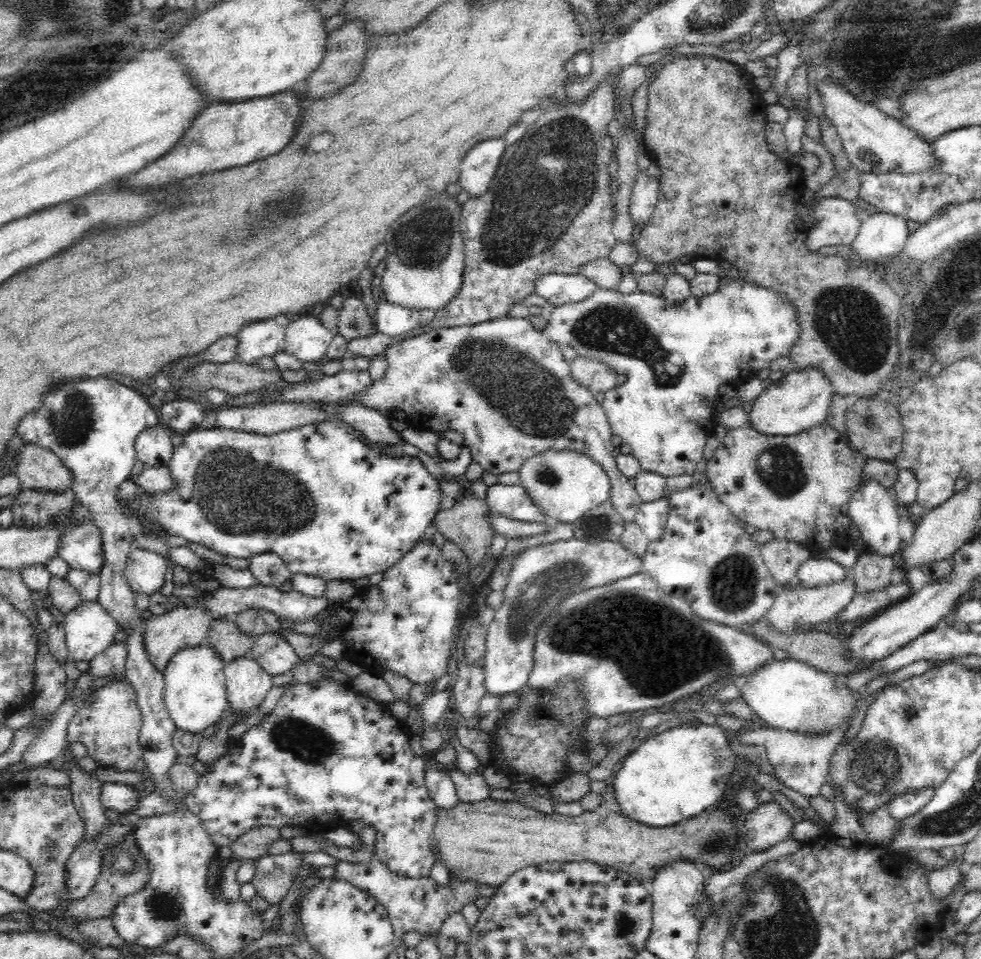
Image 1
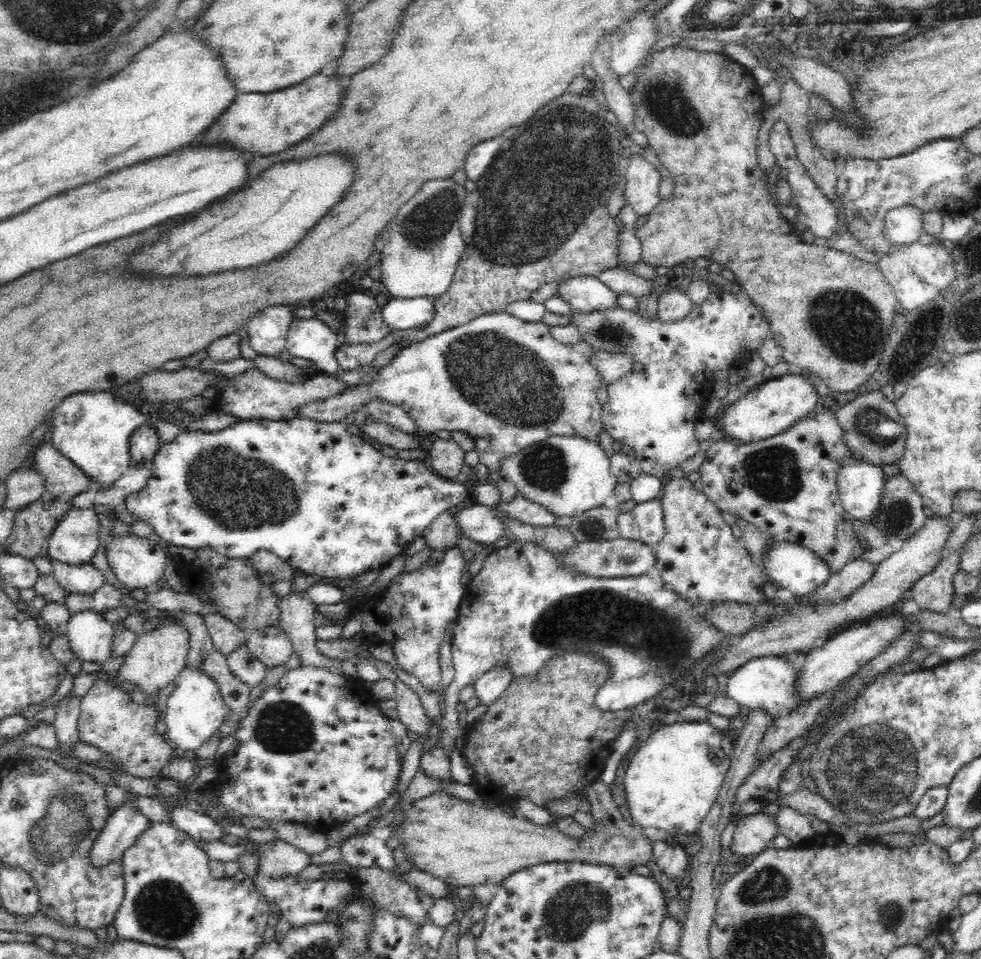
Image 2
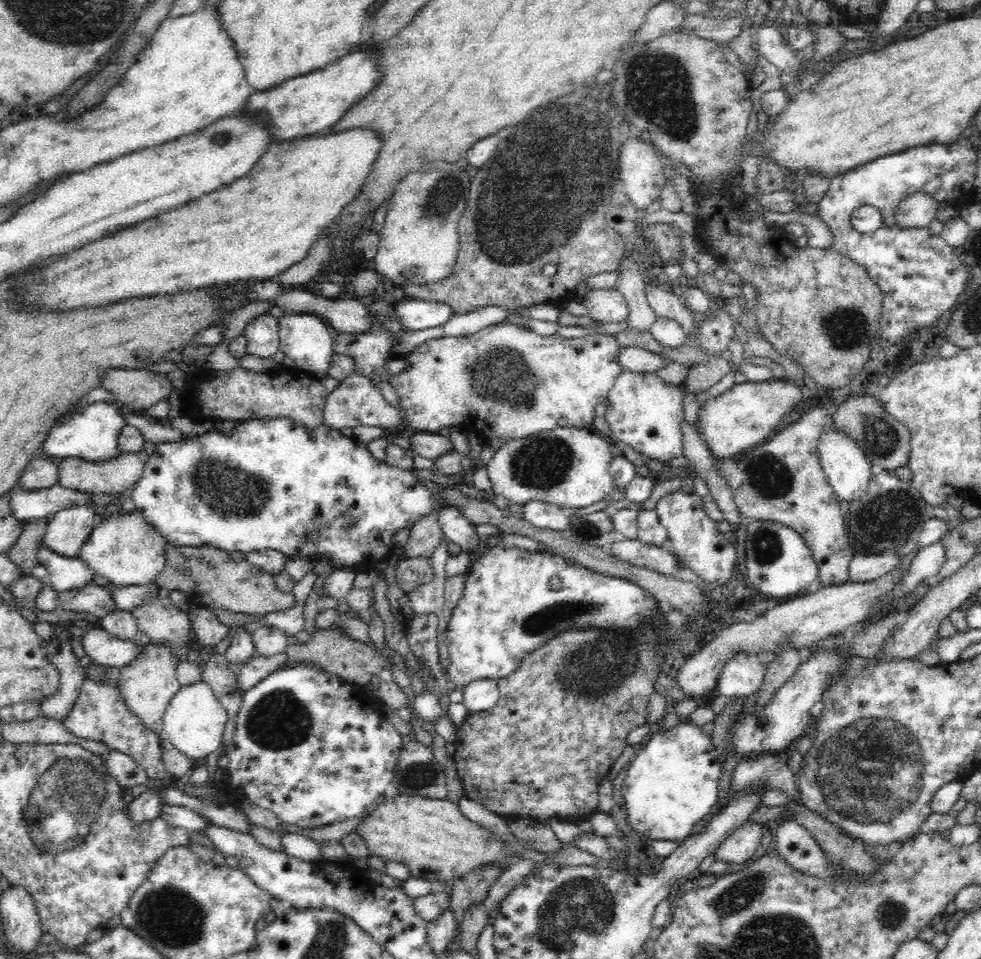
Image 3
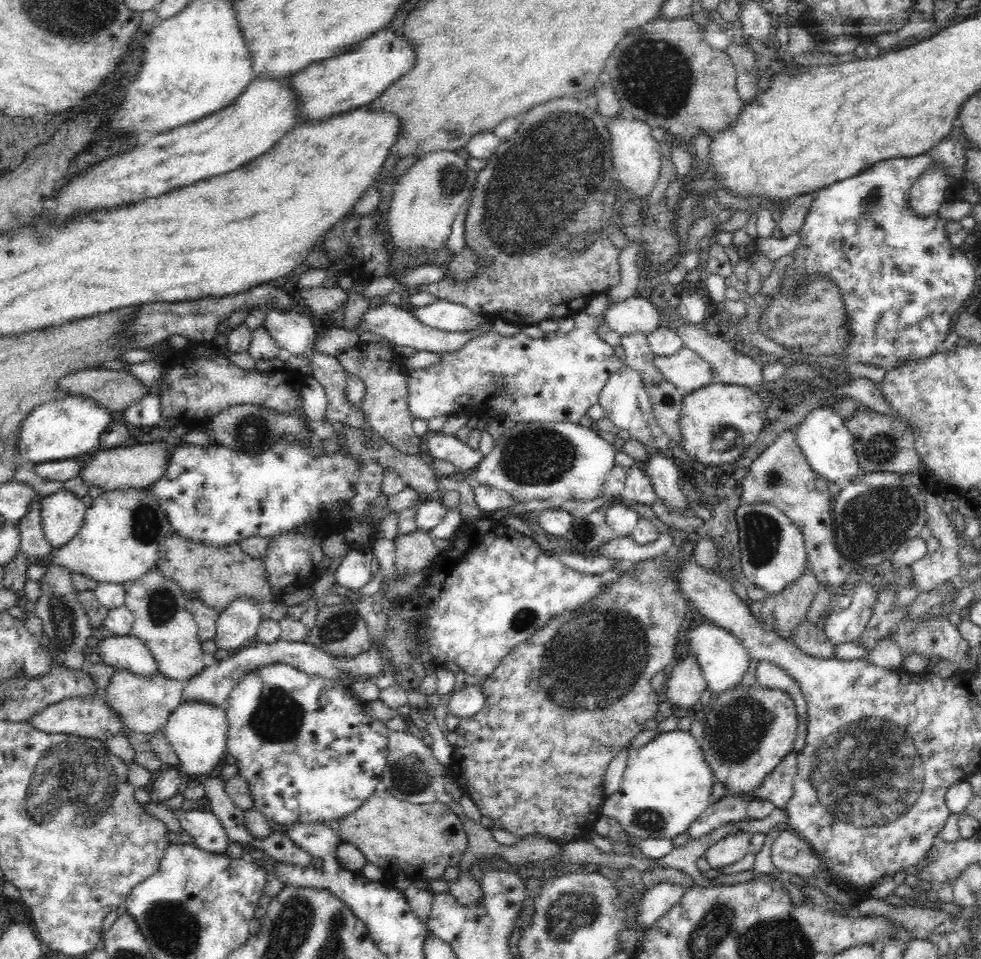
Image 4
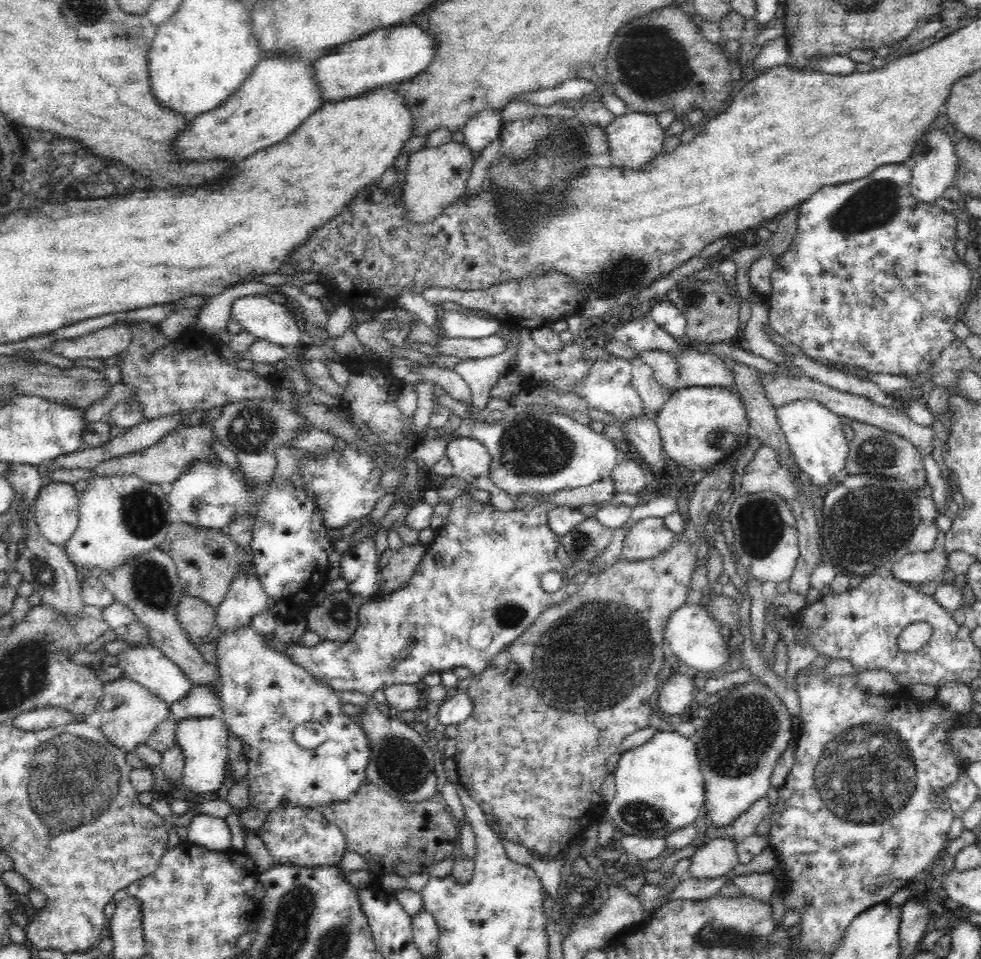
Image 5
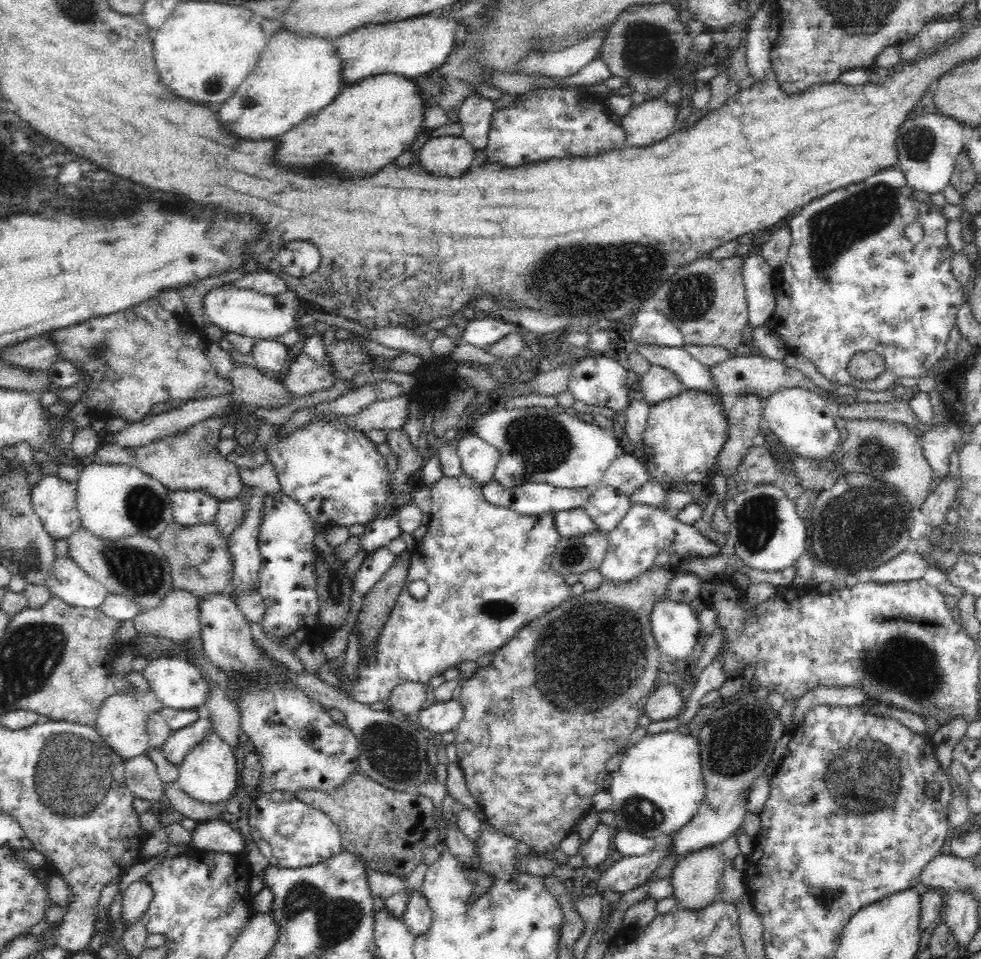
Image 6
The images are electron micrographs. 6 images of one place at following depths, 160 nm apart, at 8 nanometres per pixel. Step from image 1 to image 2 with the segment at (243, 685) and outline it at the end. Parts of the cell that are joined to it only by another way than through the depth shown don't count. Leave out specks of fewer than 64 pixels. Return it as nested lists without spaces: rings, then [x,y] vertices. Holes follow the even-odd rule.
[[[246,644],[230,653],[227,656],[227,663],[232,675],[240,679],[242,683],[246,683],[248,689],[252,690],[264,683],[264,676],[266,676],[264,672],[267,668],[248,652]]]

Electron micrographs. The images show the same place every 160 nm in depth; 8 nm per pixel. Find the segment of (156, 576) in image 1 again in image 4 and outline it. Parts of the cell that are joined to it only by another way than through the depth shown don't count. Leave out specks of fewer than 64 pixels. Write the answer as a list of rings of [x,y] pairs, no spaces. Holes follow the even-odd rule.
[[[143,489],[113,490],[93,500],[82,528],[62,548],[53,552],[53,562],[71,572],[81,572],[99,583],[140,581],[149,570],[159,564],[159,546],[170,534],[162,507],[144,493]]]

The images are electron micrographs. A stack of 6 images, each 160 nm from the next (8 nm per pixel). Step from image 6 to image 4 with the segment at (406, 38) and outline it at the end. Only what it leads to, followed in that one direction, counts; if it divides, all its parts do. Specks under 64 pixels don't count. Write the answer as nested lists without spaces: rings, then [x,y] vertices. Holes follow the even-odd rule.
[[[389,30],[376,31],[353,49],[334,58],[318,61],[288,79],[296,97],[299,123],[324,121],[367,106],[402,74],[414,66],[414,49],[400,35]]]

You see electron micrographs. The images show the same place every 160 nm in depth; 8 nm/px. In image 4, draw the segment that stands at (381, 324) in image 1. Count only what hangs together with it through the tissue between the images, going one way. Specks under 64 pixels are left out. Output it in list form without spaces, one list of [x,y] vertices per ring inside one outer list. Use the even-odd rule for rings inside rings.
[[[442,299],[416,308],[413,316],[420,324],[448,333],[472,331],[481,320],[480,314],[468,311],[461,304]]]

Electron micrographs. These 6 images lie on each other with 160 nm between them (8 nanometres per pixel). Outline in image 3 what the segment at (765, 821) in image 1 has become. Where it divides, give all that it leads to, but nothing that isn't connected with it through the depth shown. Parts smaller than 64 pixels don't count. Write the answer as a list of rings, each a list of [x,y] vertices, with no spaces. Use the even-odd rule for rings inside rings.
[[[748,820],[715,850],[715,858],[742,867],[750,862],[756,848],[761,845],[762,837],[763,824]]]

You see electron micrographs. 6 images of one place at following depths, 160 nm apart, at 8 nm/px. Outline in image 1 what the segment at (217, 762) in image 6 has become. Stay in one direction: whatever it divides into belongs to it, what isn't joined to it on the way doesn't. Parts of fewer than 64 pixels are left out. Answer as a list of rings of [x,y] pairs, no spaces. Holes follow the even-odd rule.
[[[207,643],[182,646],[166,662],[166,668],[163,670],[163,699],[177,730],[199,734],[204,729],[212,727],[214,721],[227,709],[227,678],[224,667],[221,655]]]

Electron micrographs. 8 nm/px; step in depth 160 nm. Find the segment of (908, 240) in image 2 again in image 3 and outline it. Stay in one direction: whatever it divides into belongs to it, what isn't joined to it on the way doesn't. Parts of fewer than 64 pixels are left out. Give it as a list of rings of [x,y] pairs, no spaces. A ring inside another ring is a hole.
[[[914,193],[898,203],[894,210],[894,221],[900,229],[928,229],[934,222],[938,201],[924,195]]]

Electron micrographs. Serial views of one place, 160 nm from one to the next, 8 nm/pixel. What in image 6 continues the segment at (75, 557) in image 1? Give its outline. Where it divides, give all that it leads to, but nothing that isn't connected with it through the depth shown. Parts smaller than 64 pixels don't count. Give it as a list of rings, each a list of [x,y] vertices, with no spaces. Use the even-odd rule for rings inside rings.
[[[43,476],[31,490],[31,503],[36,516],[47,534],[55,541],[68,539],[81,526],[77,511],[77,484],[62,480],[59,476]]]

